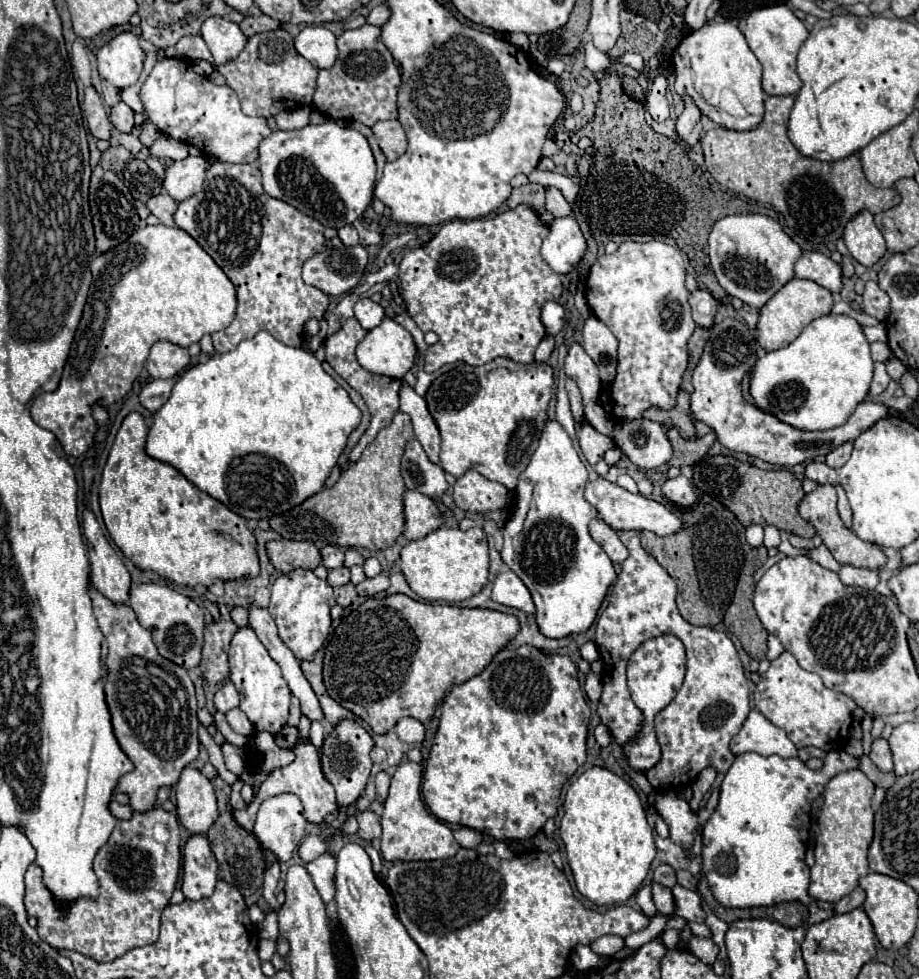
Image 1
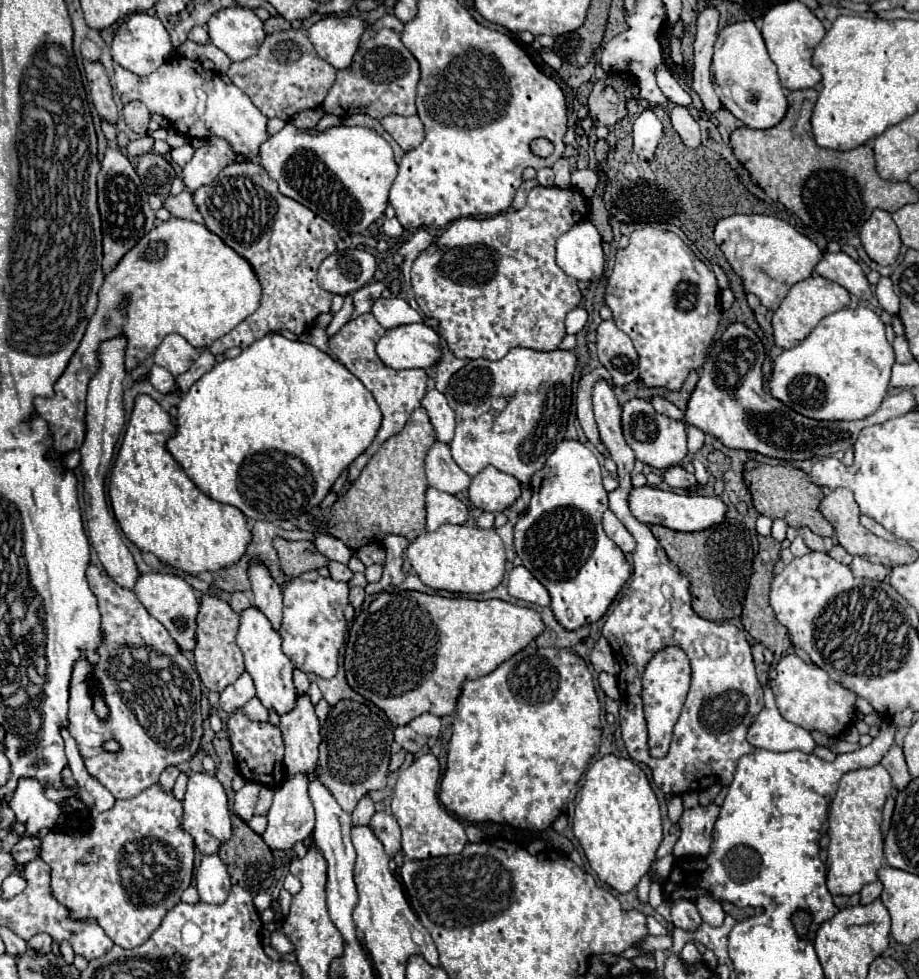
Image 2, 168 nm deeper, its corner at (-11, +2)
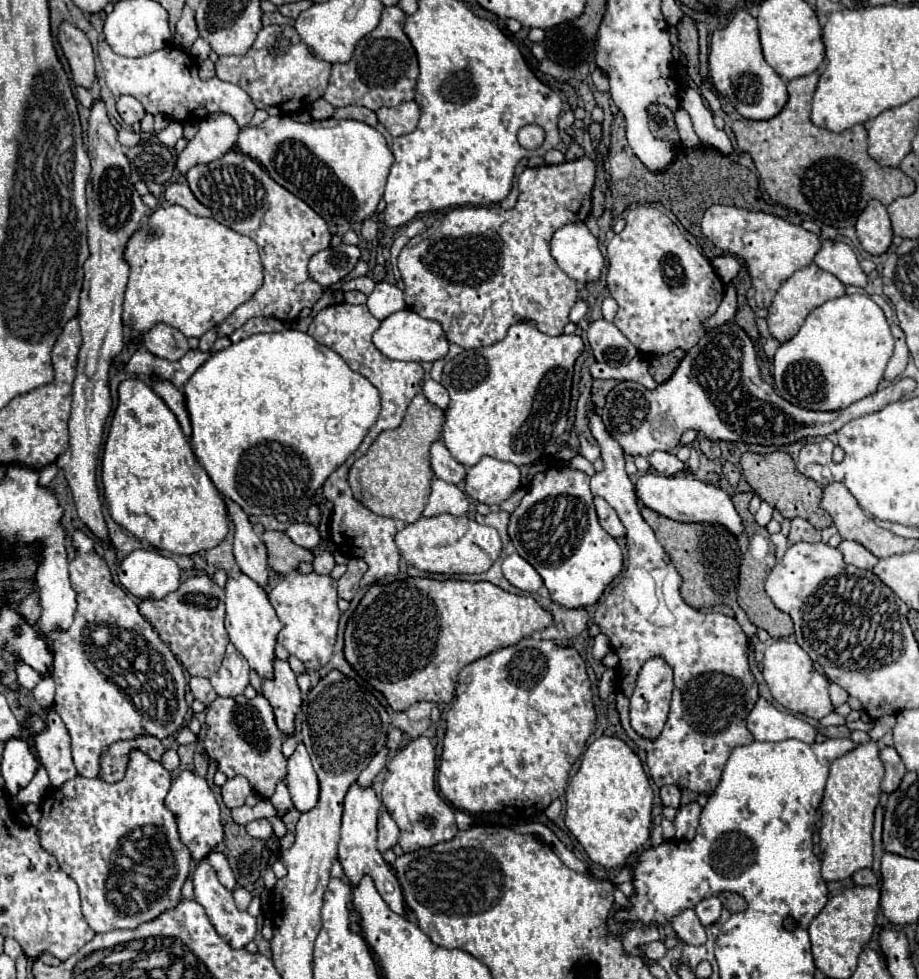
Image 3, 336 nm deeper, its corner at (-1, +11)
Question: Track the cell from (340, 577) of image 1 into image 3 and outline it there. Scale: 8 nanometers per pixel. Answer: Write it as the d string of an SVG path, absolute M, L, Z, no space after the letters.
M320 552L320 554L314 558L314 562L312 562L316 574L330 574L332 568L334 568L334 564L336 564L336 562L334 562L334 558L332 558L330 552Z

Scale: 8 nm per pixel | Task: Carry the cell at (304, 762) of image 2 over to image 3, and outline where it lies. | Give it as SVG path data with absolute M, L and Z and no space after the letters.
M274 660L274 676L262 678L262 694L274 708L278 728L286 734L292 734L302 698L296 684L296 674L290 670L286 660Z

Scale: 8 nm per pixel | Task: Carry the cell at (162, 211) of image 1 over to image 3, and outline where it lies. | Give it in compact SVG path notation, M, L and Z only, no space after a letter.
M180 182L168 184L164 198L166 198L168 204L178 204L178 206L186 208L190 214L196 214L196 216L212 216L212 212L194 198L194 194L188 188L188 184L180 184Z

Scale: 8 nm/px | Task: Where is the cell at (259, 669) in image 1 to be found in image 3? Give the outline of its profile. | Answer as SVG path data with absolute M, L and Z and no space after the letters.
M240 574L238 578L228 576L224 592L226 592L226 630L230 634L230 642L248 660L250 668L254 668L262 678L270 678L276 636L282 630L282 624L268 600L266 590L246 574Z

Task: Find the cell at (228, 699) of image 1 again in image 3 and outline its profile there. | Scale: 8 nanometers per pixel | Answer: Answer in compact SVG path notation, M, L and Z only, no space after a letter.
M228 644L224 662L222 662L220 670L210 678L210 682L212 682L212 688L216 690L218 696L238 696L250 684L248 662L236 650L234 644Z

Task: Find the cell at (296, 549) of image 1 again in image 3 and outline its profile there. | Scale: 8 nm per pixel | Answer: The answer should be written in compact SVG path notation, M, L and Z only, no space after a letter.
M264 532L262 540L268 548L268 566L280 576L296 570L300 562L314 560L310 550L296 546L284 532Z

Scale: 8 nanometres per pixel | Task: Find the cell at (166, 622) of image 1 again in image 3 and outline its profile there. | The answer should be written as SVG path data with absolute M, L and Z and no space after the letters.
M134 550L120 562L118 578L136 598L164 598L180 586L180 568L160 552Z

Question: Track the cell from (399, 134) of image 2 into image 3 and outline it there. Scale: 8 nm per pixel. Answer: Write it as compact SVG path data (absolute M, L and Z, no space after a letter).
M404 102L392 108L380 108L376 114L378 114L380 124L394 138L410 134L418 126L418 120L420 120L420 108L416 102Z

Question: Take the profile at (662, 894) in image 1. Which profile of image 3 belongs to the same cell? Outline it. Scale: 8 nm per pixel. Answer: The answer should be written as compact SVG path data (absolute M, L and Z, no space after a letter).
M684 910L676 918L672 918L672 928L678 934L678 938L686 944L700 946L706 942L706 932L704 926L700 924L698 916L694 910Z

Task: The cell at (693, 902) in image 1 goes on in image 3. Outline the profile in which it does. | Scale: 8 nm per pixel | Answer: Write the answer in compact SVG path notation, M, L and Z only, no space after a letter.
M710 896L710 898L702 900L702 902L696 904L696 908L694 908L694 912L698 914L698 918L700 918L700 922L702 922L704 926L710 926L710 924L718 922L720 910L722 910L722 904L720 904L720 900L718 900L716 896Z

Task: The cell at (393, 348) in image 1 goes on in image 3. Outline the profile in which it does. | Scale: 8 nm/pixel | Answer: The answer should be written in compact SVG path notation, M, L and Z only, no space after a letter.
M400 310L382 320L374 332L374 346L392 360L414 360L414 362L436 362L448 354L448 338L436 320L426 320L412 310Z

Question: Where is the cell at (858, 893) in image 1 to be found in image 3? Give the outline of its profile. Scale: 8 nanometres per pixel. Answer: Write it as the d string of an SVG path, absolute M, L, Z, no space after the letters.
M862 868L862 870L854 872L852 880L854 880L856 886L876 886L876 882L878 882L876 874L872 872L872 868Z

